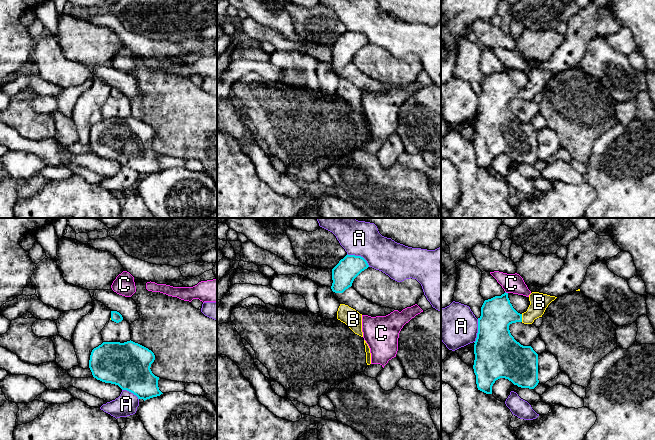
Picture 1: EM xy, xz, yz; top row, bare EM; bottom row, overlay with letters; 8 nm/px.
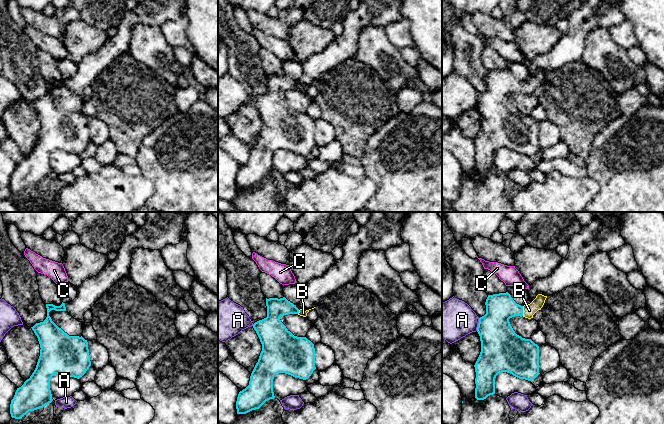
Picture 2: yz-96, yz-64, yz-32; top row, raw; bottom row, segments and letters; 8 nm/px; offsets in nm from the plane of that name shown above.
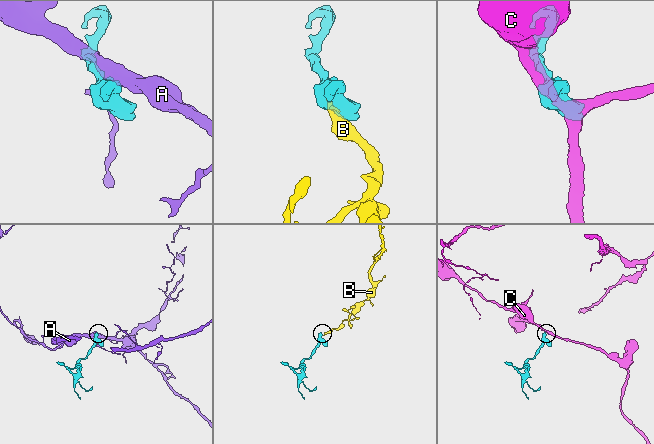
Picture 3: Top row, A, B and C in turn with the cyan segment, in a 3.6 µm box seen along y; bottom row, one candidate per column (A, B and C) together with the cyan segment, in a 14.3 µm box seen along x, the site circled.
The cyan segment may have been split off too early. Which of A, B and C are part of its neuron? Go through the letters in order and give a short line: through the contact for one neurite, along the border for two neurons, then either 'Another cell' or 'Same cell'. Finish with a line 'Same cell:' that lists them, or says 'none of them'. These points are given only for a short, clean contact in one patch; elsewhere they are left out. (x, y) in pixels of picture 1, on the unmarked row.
A: Another cell
B: Line: yz (497, 89), (521, 94), (539, 78). Same cell
C: Line: yz (505, 67), (507, 69). Another cell
Same cell: B

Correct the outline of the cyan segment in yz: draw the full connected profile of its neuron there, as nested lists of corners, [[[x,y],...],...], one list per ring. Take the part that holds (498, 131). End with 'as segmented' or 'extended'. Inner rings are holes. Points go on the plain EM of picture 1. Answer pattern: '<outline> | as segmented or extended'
[[[532,68],[529,71],[530,81],[526,88],[518,89],[510,79],[508,69],[485,76],[478,94],[478,109],[474,118],[474,149],[478,166],[492,170],[492,162],[496,156],[505,154],[521,164],[534,165],[538,159],[538,130],[531,122],[523,122],[511,111],[509,101],[516,98],[532,100],[542,93],[548,81],[557,73]]] | extended

